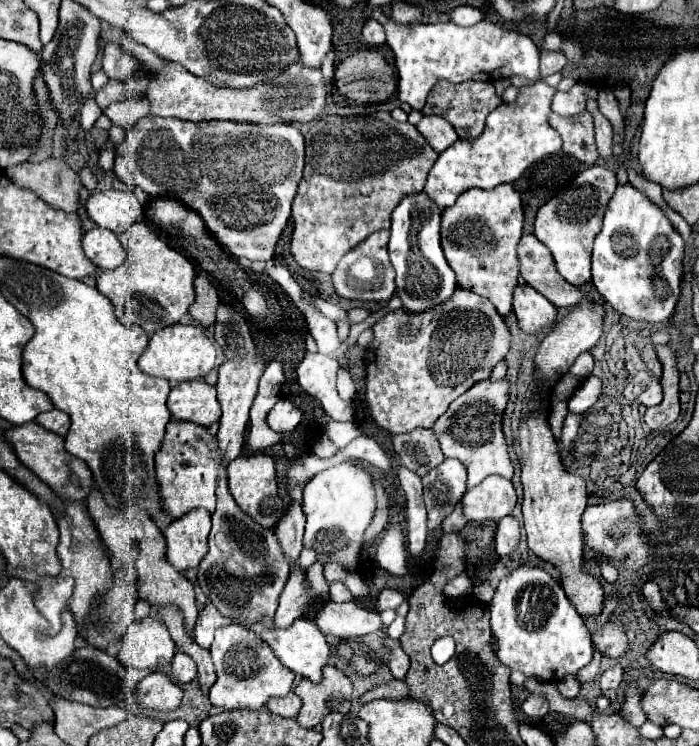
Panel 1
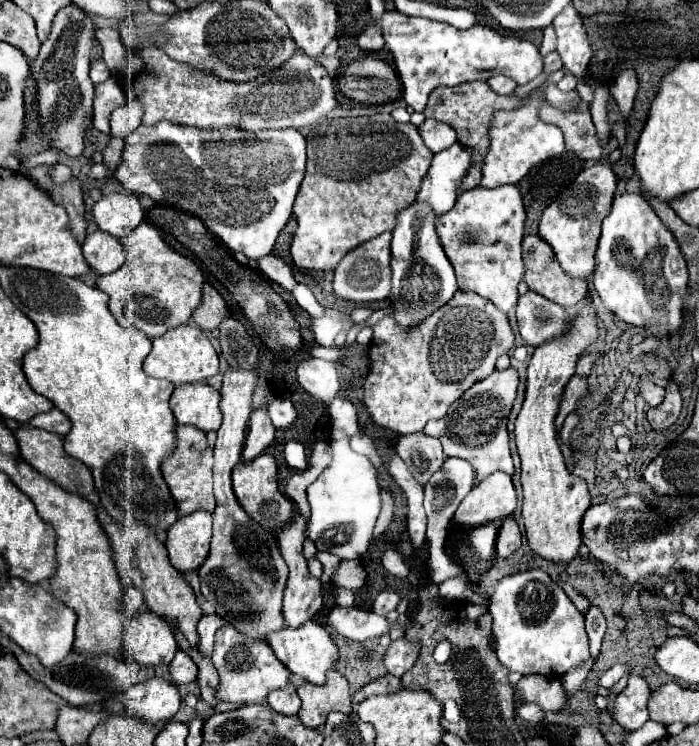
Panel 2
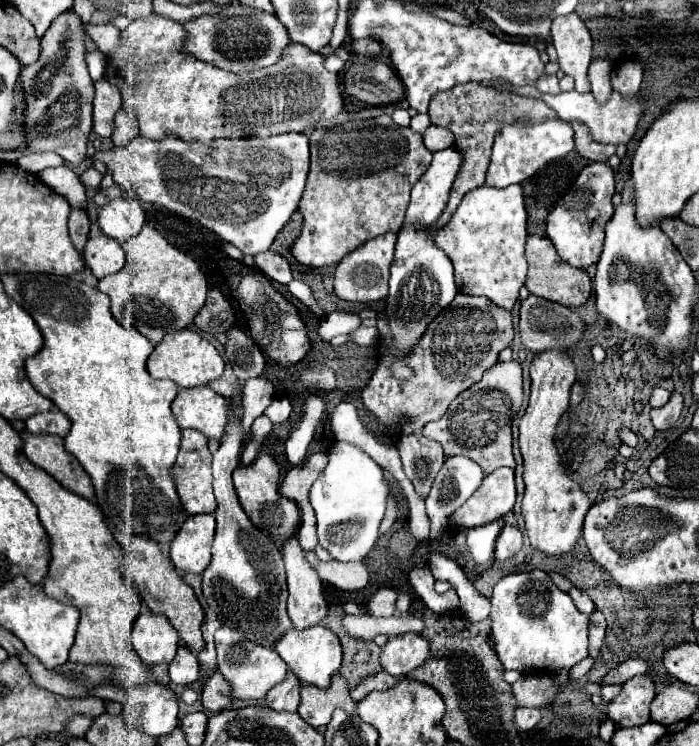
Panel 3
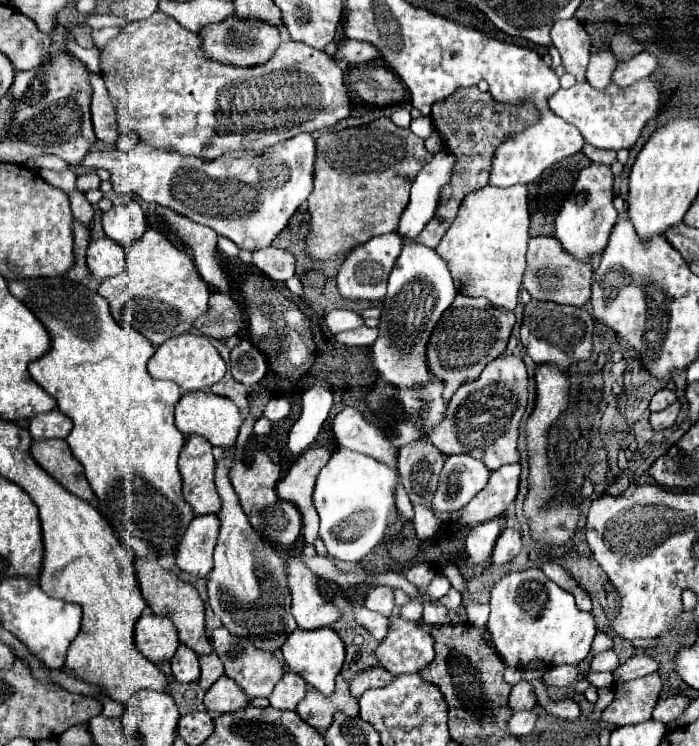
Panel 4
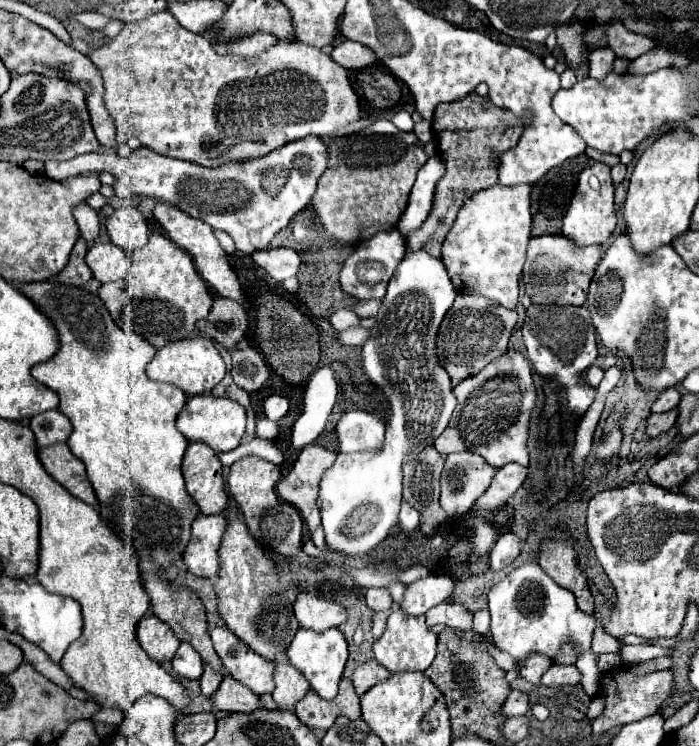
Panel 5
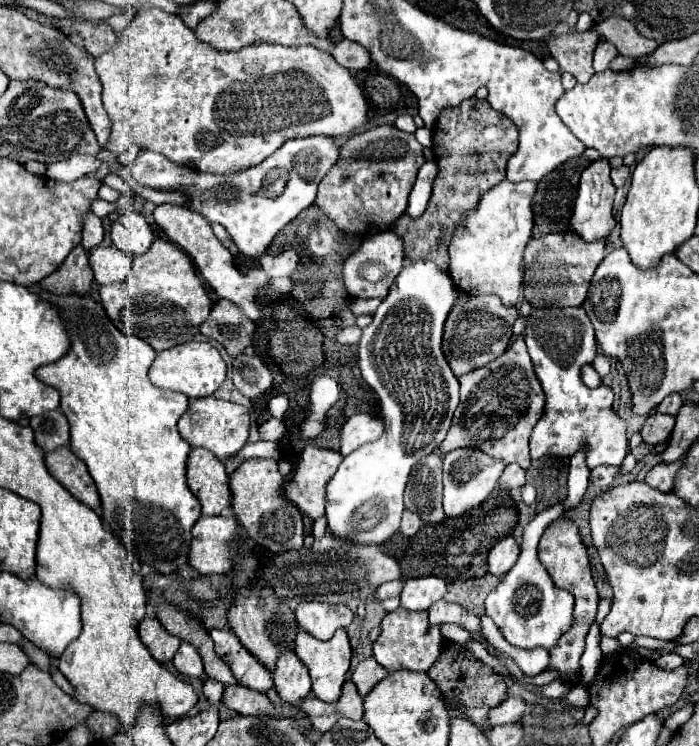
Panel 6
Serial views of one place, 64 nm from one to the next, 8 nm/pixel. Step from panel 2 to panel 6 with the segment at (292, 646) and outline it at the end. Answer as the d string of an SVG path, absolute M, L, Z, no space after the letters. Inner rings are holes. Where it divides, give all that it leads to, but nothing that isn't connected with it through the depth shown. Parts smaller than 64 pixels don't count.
M344 630L334 632L334 636L330 640L318 640L314 636L310 636L308 632L300 632L296 636L296 644L294 644L294 654L298 656L298 660L302 660L302 664L308 668L308 674L312 678L312 694L324 702L334 702L340 696L342 684L344 684L344 676L350 668L350 642Z

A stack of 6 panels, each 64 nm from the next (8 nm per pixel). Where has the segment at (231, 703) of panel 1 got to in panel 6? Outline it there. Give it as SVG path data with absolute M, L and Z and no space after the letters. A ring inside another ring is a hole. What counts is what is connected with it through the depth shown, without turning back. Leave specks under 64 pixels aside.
M210 630L210 636L214 640L216 654L230 666L234 672L234 678L252 690L268 692L272 684L272 674L246 652L246 648L240 644L240 640L234 636L232 630Z

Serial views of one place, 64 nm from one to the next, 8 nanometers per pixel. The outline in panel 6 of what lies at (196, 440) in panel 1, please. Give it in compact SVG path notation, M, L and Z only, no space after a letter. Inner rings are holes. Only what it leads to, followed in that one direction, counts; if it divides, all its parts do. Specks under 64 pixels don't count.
M192 448L186 464L186 482L200 500L202 514L216 516L230 504L228 474L224 464L206 448Z

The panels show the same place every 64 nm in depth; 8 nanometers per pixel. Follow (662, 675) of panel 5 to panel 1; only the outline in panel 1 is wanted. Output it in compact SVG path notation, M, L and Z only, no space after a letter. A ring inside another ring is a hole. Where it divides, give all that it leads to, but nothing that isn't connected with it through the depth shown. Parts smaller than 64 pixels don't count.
M632 684L622 702L622 716L628 718L636 728L640 728L646 722L646 716L640 708L640 698L642 698L642 692Z

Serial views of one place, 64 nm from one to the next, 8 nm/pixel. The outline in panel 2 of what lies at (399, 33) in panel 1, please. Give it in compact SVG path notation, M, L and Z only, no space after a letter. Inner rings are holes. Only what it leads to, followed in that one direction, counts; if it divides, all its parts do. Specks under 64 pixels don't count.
M386 10L384 18L378 20L378 26L382 28L386 46L390 48L394 62L396 62L396 70L398 76L402 80L404 86L404 102L408 106L412 106L416 112L422 112L428 100L428 94L436 88L436 86L458 86L470 80L488 80L494 72L496 74L504 74L508 78L512 78L516 84L528 84L530 80L534 80L540 72L542 72L542 58L538 48L524 38L516 38L516 36L508 36L508 34L500 34L498 30L492 30L488 26L476 24L468 30L458 30L450 24L444 22L434 22L428 18L412 18L412 16L404 16L398 10Z

